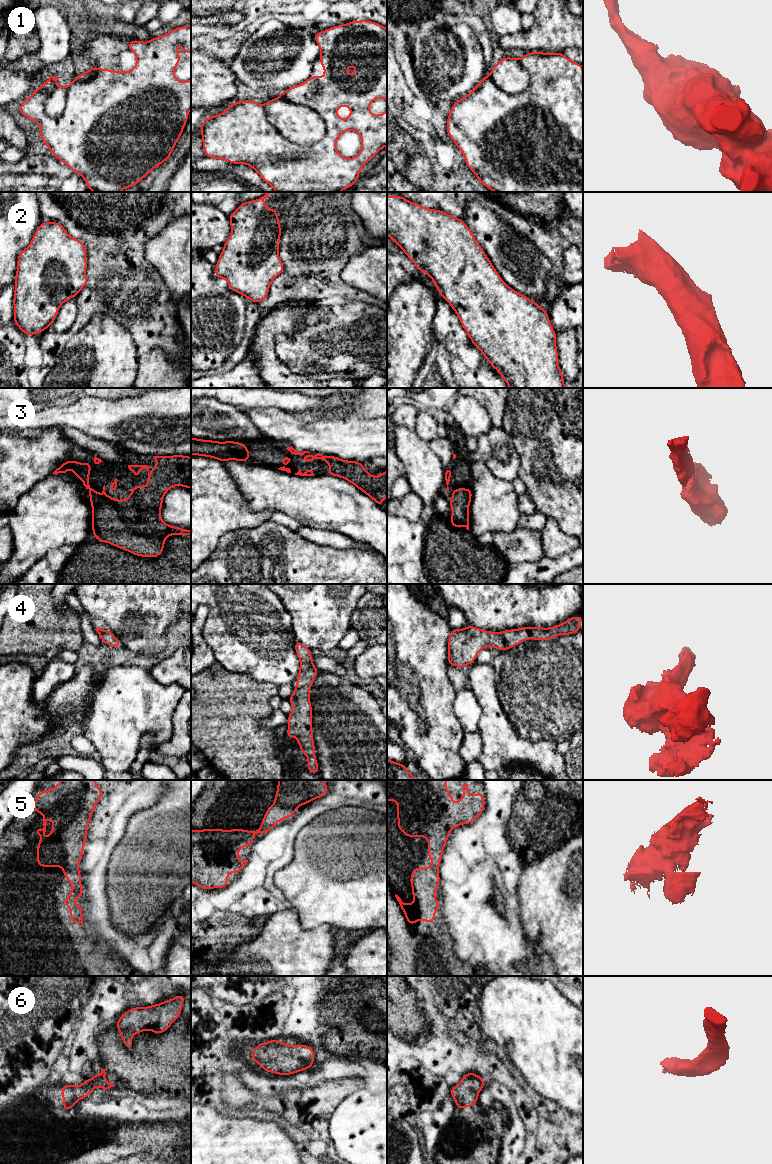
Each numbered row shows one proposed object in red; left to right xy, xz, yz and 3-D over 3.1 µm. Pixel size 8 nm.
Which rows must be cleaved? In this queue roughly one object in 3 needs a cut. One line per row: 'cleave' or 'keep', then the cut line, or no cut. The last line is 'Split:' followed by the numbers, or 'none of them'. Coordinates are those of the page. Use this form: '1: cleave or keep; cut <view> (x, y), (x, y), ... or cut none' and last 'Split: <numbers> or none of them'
1: cleave; cut xz (262, 105), (268, 119), (293, 142), (313, 144), (326, 133)
2: keep; cut none
3: keep; cut none
4: keep; cut none
5: keep; cut none
6: keep; cut none
Split: 1

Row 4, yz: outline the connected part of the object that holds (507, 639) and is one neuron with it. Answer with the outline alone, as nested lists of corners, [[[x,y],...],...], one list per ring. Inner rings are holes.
[[[583,615],[573,616],[549,628],[532,626],[501,632],[490,632],[473,625],[468,625],[463,629],[452,628],[448,639],[447,663],[463,668],[474,663],[480,650],[485,647],[506,651],[528,639],[552,640],[560,634],[573,635],[581,629],[582,619]]]

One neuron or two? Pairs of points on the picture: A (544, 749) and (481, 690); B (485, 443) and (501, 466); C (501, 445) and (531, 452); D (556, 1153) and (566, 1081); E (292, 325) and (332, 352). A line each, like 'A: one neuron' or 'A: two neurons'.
A: one neuron
B: one neuron
C: two neurons
D: two neurons
E: two neurons

